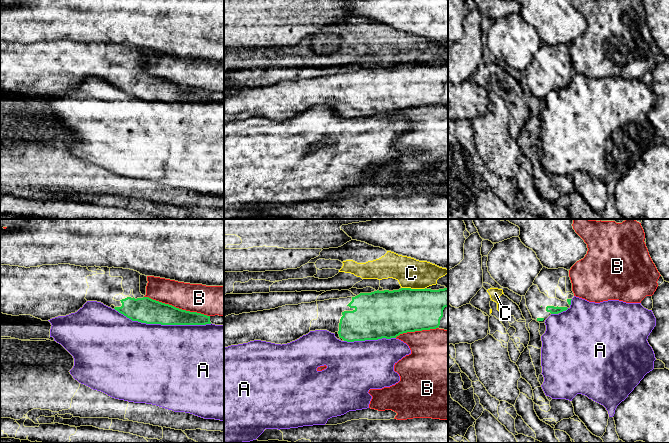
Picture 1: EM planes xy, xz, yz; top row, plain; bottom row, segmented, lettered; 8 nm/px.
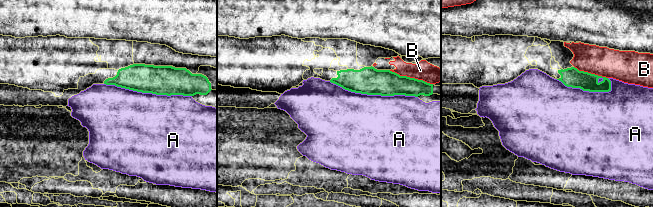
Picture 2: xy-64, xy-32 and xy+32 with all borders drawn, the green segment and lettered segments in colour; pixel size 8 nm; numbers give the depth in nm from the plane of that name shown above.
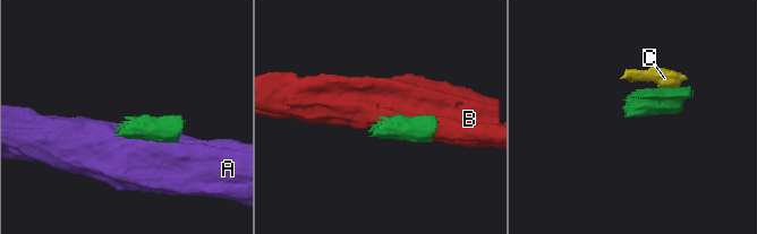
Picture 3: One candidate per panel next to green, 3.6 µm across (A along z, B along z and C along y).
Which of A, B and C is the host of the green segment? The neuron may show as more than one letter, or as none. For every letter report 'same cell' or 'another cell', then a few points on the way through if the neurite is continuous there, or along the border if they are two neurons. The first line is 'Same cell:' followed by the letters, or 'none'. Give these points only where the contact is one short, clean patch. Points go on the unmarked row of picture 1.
Same cell: none
A: another cell
B: another cell
C: another cell; border along xz (401, 63), (425, 64)

